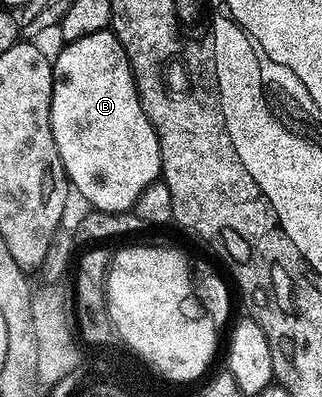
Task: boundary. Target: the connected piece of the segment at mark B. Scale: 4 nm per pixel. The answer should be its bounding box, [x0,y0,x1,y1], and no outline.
[50,29,161,211]

